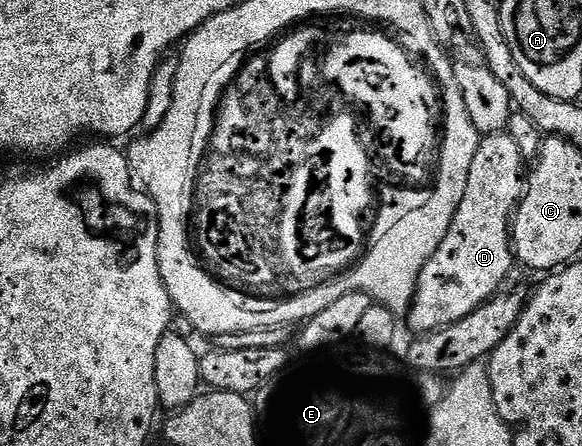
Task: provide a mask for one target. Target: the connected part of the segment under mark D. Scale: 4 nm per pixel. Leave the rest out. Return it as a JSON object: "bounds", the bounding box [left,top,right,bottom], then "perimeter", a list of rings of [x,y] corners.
{"bounds":[406,133,526,332],"perimeter":[[[507,133],[483,136],[470,164],[470,178],[462,205],[454,213],[454,221],[442,237],[438,249],[426,261],[418,277],[416,296],[406,312],[413,332],[437,331],[454,321],[462,321],[474,309],[488,302],[505,286],[504,278],[512,271],[514,252],[510,224],[524,197],[526,156],[518,149],[518,141]]]}

